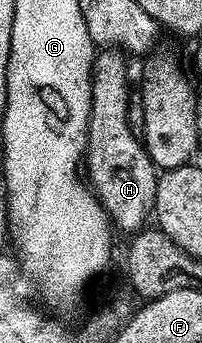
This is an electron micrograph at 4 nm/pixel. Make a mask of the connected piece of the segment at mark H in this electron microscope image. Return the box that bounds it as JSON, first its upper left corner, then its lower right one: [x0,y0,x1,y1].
[84,49,160,233]

